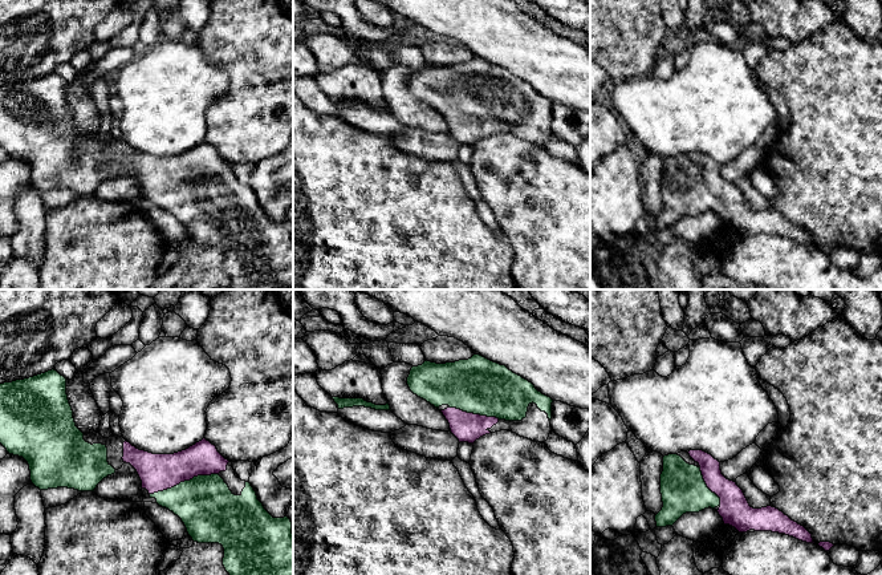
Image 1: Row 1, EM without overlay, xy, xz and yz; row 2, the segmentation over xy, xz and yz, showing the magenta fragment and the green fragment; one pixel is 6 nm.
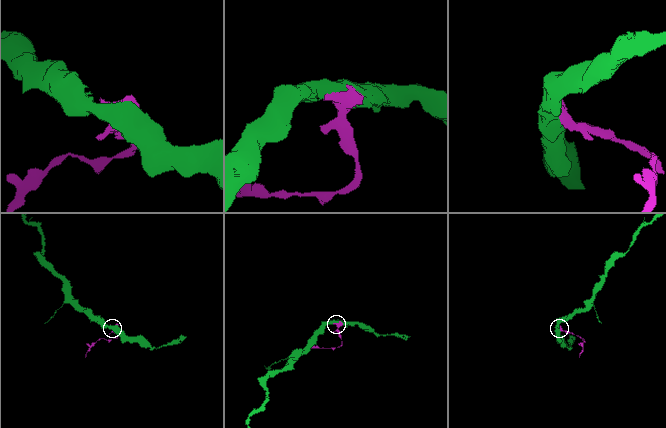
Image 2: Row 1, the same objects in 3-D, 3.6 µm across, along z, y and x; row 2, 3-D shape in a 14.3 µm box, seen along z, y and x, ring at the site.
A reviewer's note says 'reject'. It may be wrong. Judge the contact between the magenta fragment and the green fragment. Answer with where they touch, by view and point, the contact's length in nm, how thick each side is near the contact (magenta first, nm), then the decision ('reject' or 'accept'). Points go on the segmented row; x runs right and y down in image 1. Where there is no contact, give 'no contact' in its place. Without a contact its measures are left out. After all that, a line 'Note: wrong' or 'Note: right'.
xy (183, 481) | 440 nm | 220/360 nm | accept
Note: wrong

